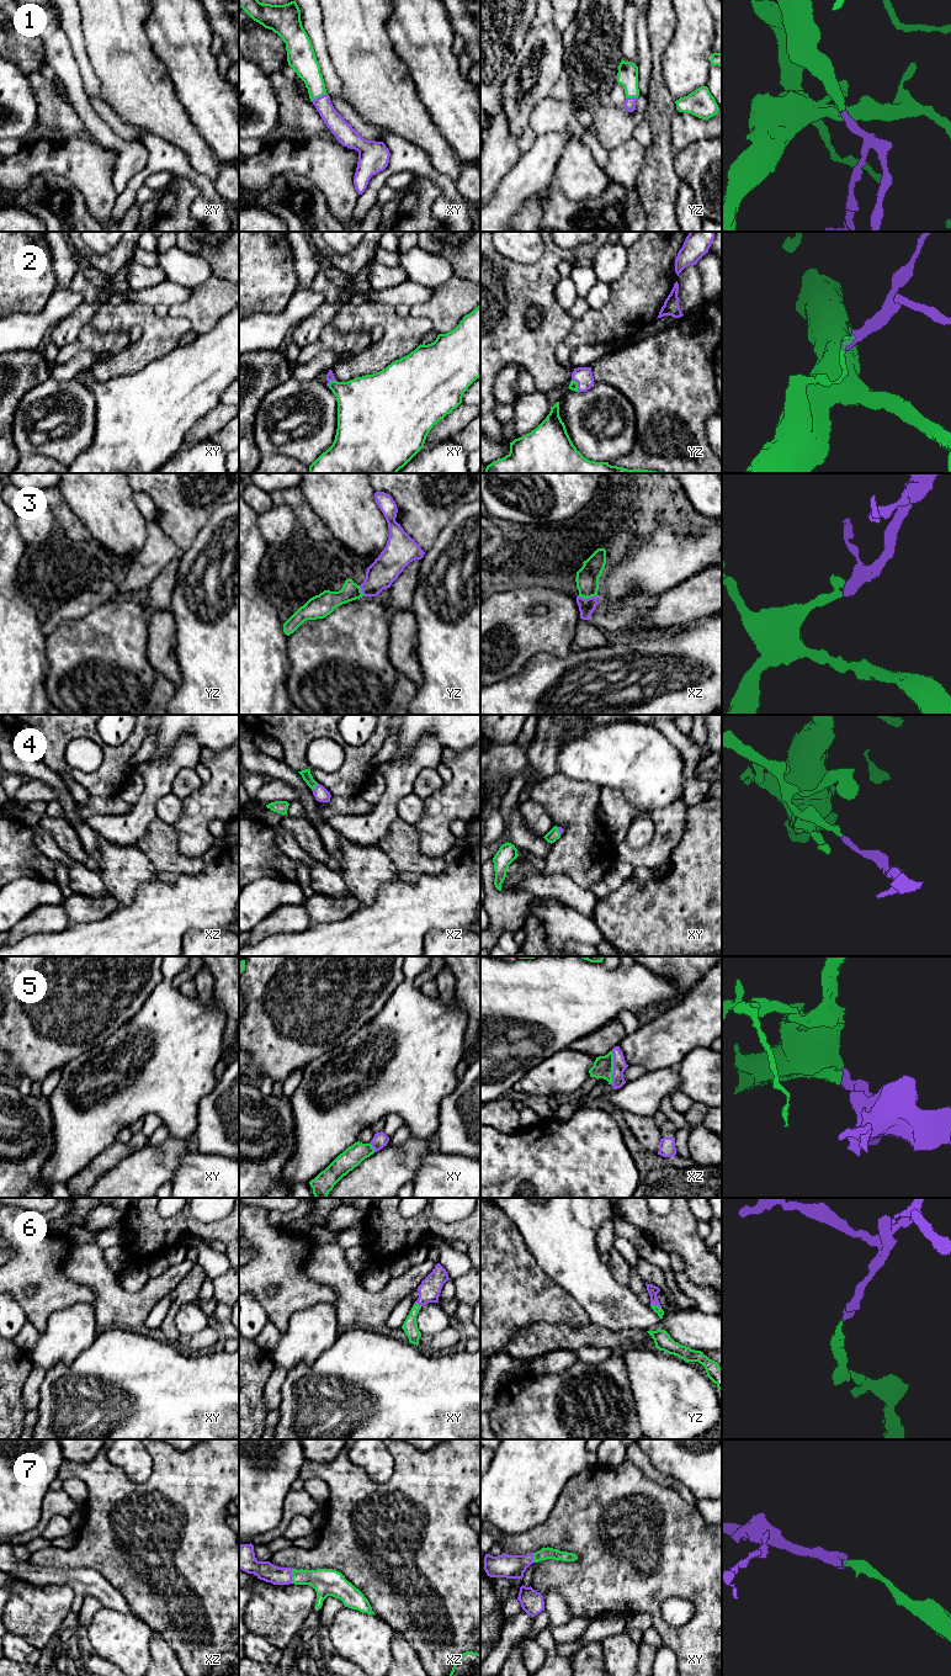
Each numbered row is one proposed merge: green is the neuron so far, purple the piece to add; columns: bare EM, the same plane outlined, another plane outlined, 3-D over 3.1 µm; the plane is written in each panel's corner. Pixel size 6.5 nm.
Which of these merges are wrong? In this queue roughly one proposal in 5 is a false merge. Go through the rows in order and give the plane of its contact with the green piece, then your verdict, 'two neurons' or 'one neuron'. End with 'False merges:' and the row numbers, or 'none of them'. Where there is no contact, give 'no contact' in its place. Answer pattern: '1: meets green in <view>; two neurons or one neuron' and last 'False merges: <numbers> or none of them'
1: meets green in xy; one neuron
2: meets green in yz; one neuron
3: meets green in xz; one neuron
4: meets green in xz; one neuron
5: meets green in xz; one neuron
6: meets green in yz; one neuron
7: meets green in xz; one neuron
False merges: none of them

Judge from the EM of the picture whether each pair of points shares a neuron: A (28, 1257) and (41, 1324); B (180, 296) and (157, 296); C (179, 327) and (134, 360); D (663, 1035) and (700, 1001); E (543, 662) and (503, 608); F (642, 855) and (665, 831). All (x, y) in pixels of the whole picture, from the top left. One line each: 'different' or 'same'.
A: same
B: same
C: same
D: same
E: different
F: same

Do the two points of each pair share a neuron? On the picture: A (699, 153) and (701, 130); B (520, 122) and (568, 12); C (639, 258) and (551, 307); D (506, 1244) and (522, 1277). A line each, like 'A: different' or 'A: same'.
A: different
B: different
C: different
D: same

